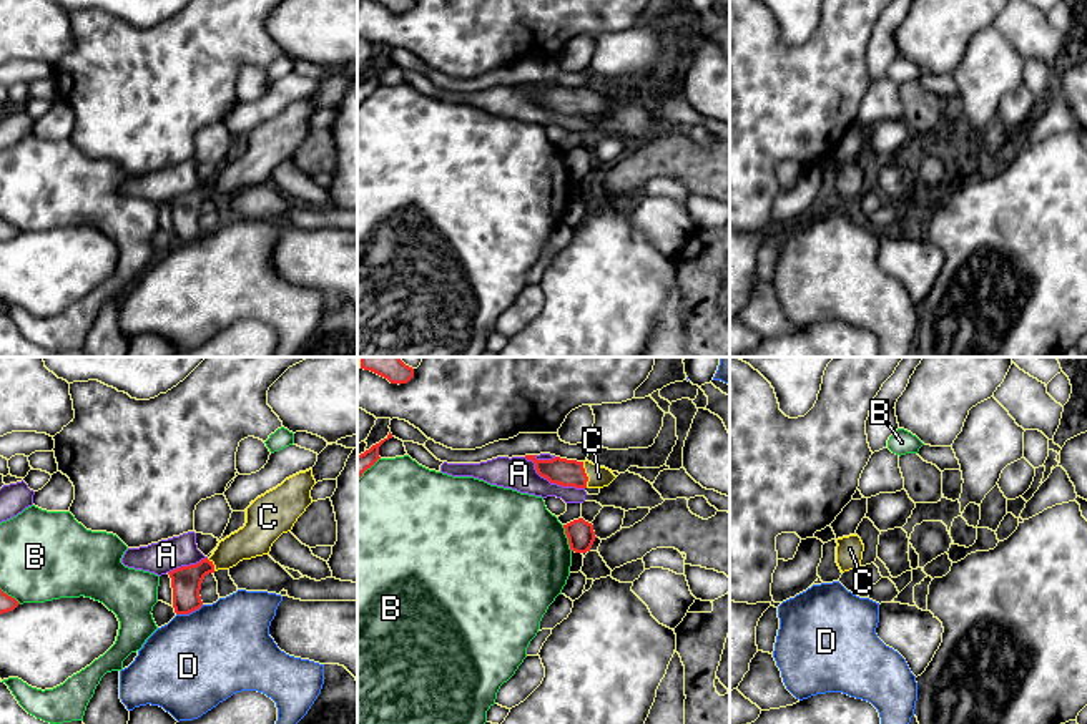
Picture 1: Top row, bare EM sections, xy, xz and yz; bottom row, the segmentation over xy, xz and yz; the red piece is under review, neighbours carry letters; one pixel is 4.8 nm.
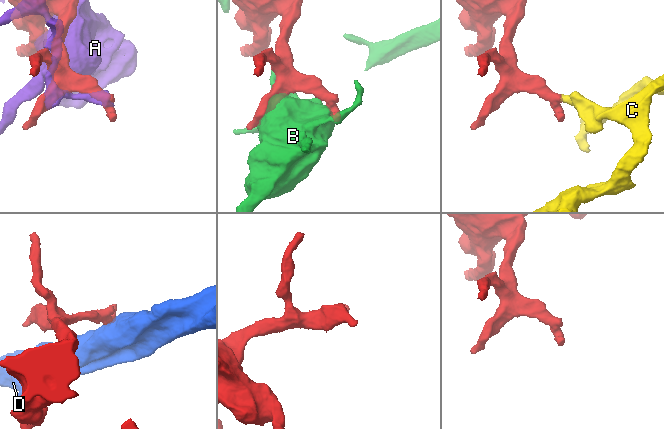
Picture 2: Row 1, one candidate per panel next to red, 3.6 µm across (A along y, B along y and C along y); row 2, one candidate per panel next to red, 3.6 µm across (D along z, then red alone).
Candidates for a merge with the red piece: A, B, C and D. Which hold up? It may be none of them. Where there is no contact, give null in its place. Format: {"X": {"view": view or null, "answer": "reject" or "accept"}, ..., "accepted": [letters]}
{"A": {"view": "xz", "answer": "reject"}, "B": {"view": "xz", "answer": "reject"}, "C": {"view": "xz", "answer": "accept"}, "D": {"view": "xy", "answer": "reject"}, "accepted": ["C"]}

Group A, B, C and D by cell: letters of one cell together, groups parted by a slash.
A / B / C / D

